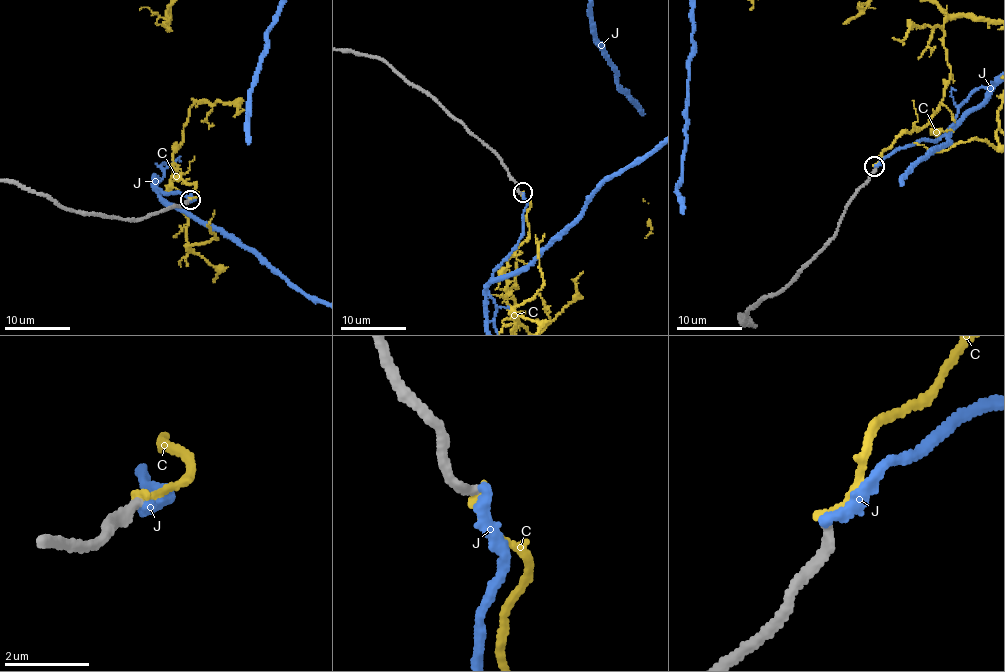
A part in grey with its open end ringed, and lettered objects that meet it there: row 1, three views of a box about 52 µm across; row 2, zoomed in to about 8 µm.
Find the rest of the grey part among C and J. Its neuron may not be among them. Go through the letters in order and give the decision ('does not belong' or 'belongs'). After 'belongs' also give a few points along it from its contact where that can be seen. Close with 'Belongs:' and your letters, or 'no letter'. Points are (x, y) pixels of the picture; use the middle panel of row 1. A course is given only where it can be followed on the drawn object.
C: does not belong
J: belongs
Belongs: J

